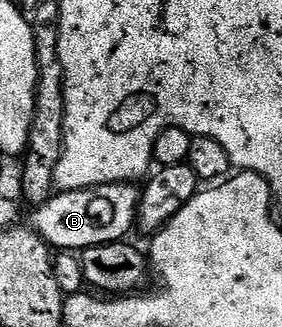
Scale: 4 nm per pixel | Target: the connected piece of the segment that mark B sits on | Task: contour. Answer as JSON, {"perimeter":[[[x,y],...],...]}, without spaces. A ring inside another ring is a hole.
{"perimeter":[[[113,183],[79,191],[59,190],[35,210],[38,212],[34,215],[32,230],[50,248],[62,253],[81,253],[96,245],[121,243],[130,230],[135,230],[139,200],[140,191],[134,183]]]}

